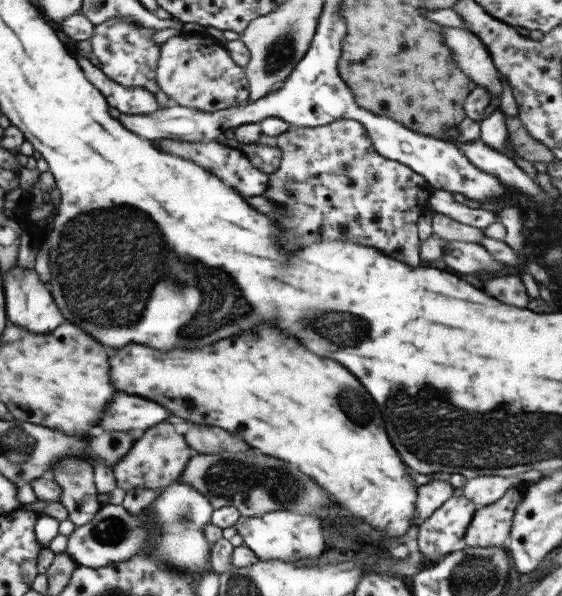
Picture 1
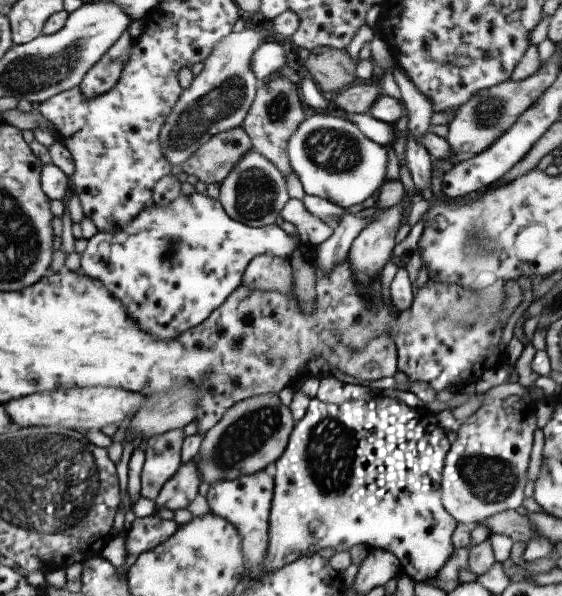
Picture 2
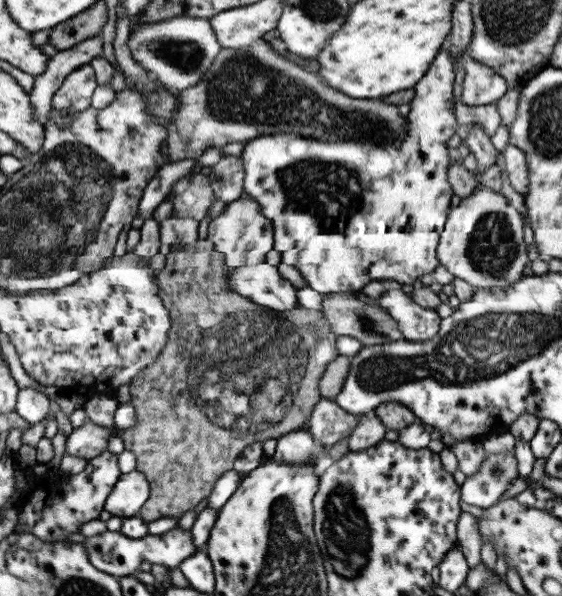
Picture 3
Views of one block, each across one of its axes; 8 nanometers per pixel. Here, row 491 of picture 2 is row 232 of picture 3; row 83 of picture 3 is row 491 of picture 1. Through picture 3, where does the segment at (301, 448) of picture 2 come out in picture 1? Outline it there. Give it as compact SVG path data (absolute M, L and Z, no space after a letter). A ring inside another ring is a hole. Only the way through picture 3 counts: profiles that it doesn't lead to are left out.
M429 480L427 484L420 485L417 488L415 512L413 512L411 524L418 527L425 522L435 510L445 503L445 500L452 497L452 493L453 488L441 480Z

